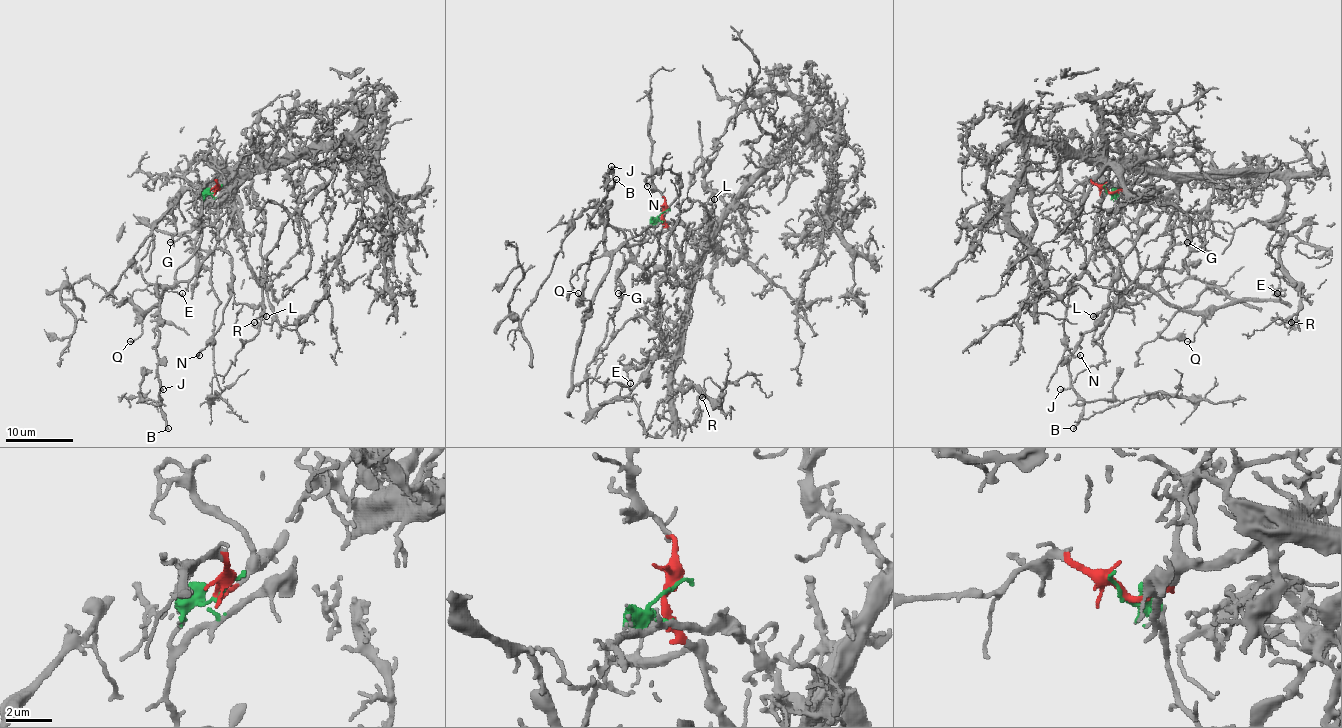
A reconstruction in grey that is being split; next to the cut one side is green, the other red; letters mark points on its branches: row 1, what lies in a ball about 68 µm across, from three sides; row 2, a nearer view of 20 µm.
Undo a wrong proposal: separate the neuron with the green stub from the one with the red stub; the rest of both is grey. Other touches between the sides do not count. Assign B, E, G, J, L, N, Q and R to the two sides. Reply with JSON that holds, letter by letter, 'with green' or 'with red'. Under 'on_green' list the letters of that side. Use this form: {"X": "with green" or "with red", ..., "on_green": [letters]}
{"B": "with green", "E": "with green", "G": "with red", "J": "with green", "L": "with red", "N": "with green", "Q": "with green", "R": "with red", "on_green": ["B", "E", "J", "N", "Q"]}

